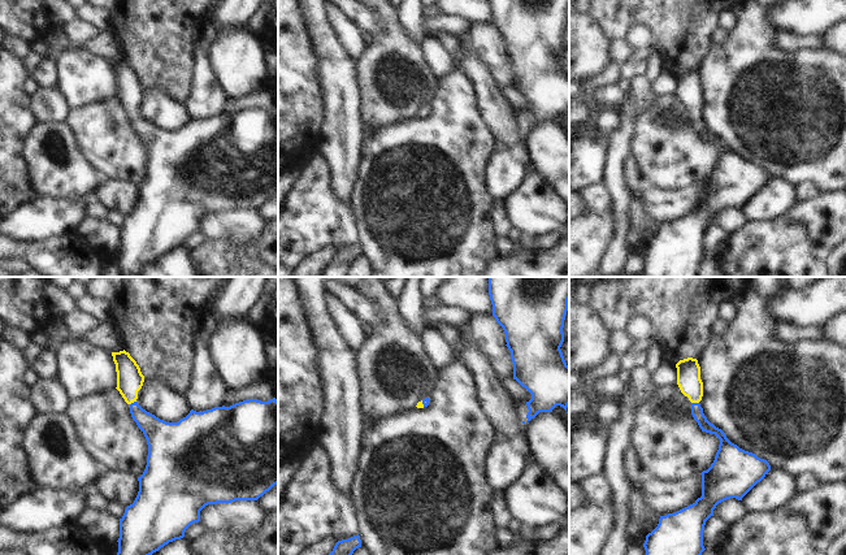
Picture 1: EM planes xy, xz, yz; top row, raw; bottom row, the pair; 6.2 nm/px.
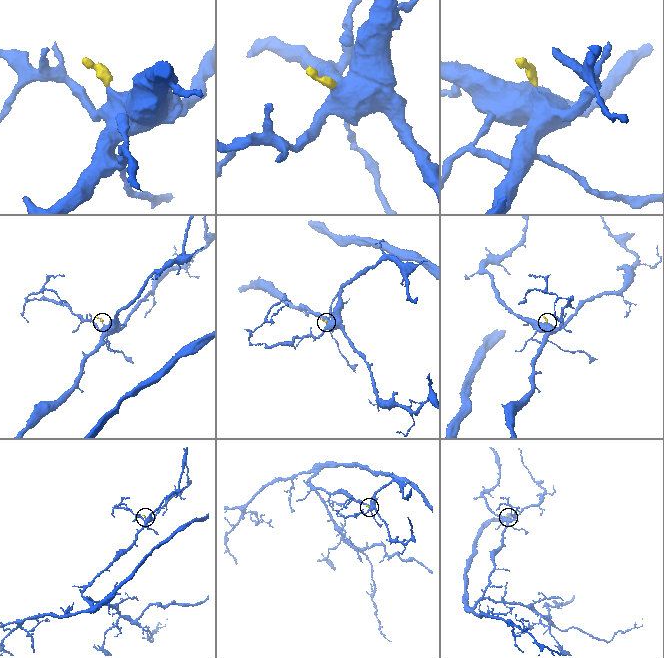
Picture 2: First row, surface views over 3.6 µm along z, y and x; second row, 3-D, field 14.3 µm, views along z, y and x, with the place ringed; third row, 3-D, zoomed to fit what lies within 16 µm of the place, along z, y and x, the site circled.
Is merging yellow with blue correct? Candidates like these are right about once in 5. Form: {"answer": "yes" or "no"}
{"answer": "yes"}

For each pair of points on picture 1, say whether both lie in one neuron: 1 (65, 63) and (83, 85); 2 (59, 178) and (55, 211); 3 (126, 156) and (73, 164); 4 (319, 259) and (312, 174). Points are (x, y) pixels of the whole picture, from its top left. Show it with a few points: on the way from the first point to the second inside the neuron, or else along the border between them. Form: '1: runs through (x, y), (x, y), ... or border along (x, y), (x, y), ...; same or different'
1: runs through (70, 68), (82, 79); same
2: border along (39, 195), (72, 200), (87, 199); different
3: border along (73, 134), (77, 148), (104, 177); different
4: border along (338, 248), (321, 246), (298, 263); different

